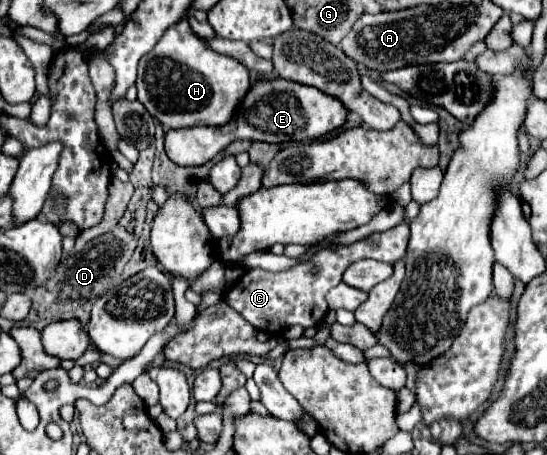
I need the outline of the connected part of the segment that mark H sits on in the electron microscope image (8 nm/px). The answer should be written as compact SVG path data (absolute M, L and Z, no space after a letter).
M187 19L171 25L159 43L139 61L137 99L165 127L187 129L197 125L219 127L231 121L239 101L251 89L249 71L235 59L215 53L193 33Z

